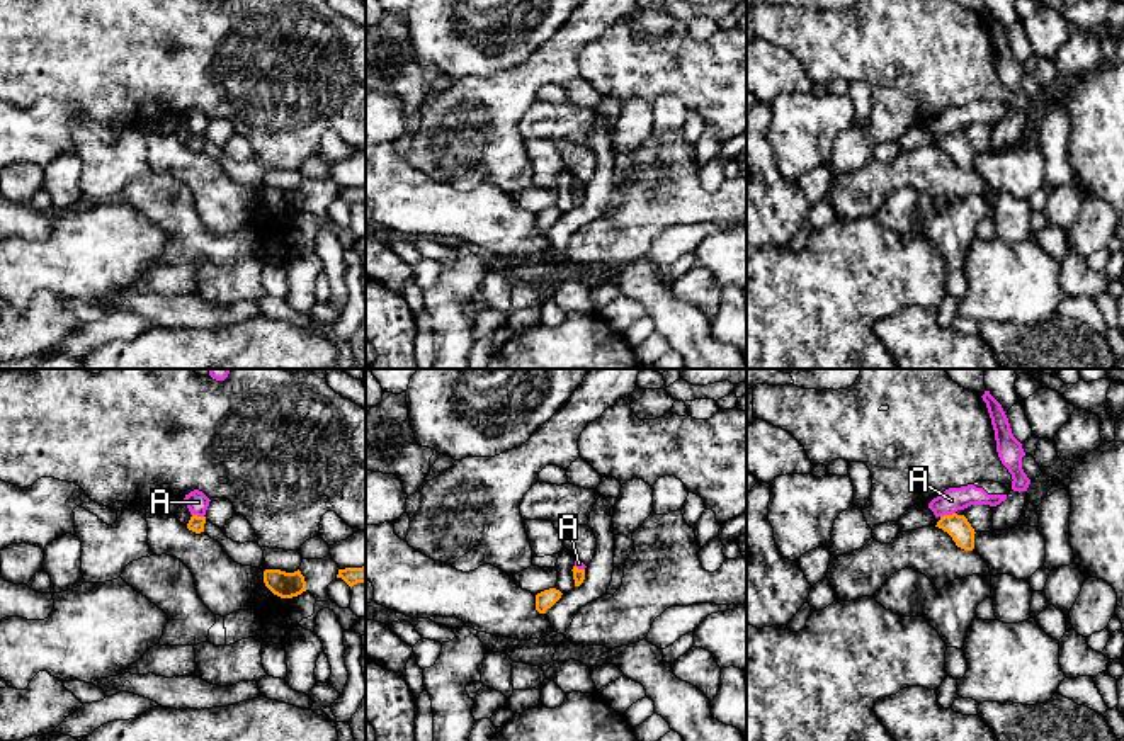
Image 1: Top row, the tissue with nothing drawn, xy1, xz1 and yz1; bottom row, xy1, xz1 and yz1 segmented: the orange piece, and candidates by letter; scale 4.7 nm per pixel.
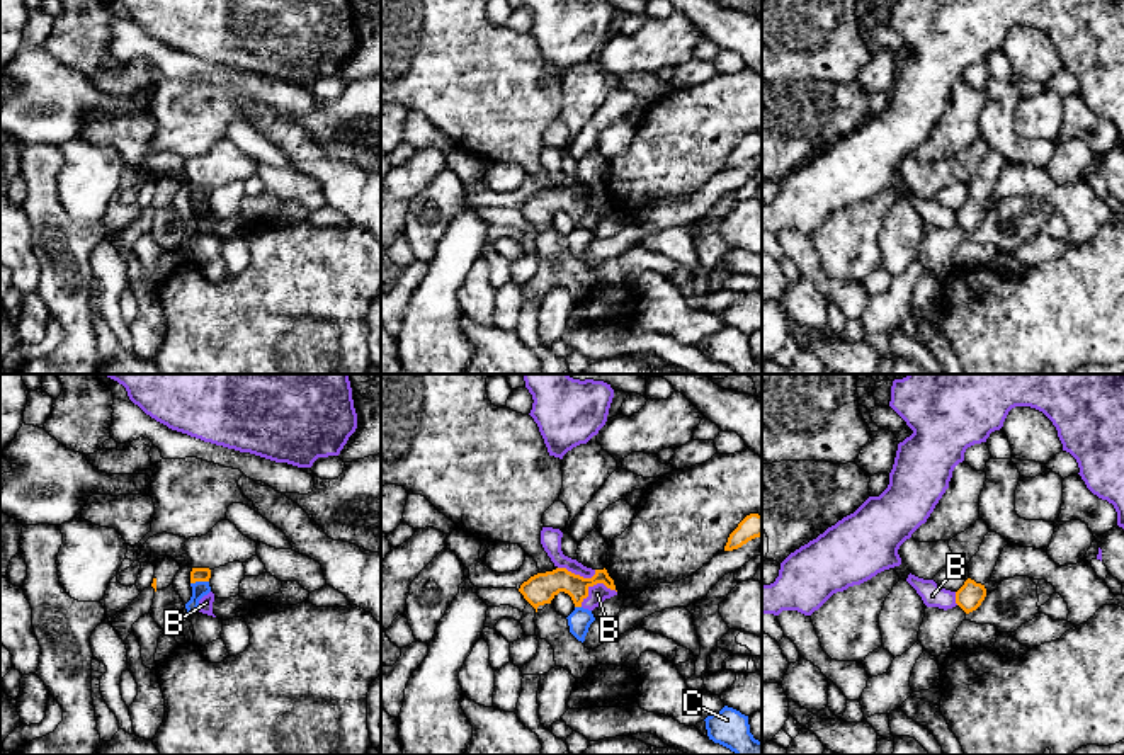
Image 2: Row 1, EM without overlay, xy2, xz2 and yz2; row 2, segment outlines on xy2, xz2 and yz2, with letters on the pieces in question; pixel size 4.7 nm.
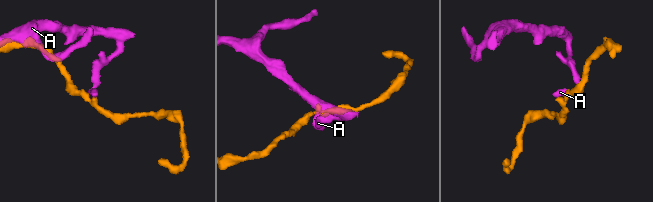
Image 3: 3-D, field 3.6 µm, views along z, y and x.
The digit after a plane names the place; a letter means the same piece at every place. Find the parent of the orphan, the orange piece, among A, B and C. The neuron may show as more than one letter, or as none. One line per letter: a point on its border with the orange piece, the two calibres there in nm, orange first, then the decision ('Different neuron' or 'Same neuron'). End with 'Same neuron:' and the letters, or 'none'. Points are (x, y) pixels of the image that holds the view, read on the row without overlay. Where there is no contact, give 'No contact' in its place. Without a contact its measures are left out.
A: Touches orange at yz1 (948, 135). Thickness 110 nm (orange) against 110 nm. Different neuron
B: Touches orange at xz2 (594, 203). Thickness 140 nm (orange) against 90 nm. Different neuron
C: Touches orange at xy2 (199, 199). Thickness 60 nm (orange) against 80 nm. Different neuron
Same neuron: none

